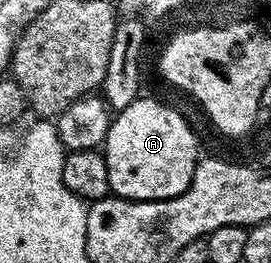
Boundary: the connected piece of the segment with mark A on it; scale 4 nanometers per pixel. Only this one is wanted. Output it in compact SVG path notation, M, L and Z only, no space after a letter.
M145 95L118 111L111 120L104 142L104 156L111 194L124 197L127 201L167 201L169 197L179 197L192 183L194 168L200 160L198 141L189 123L172 106L162 101L153 101Z

